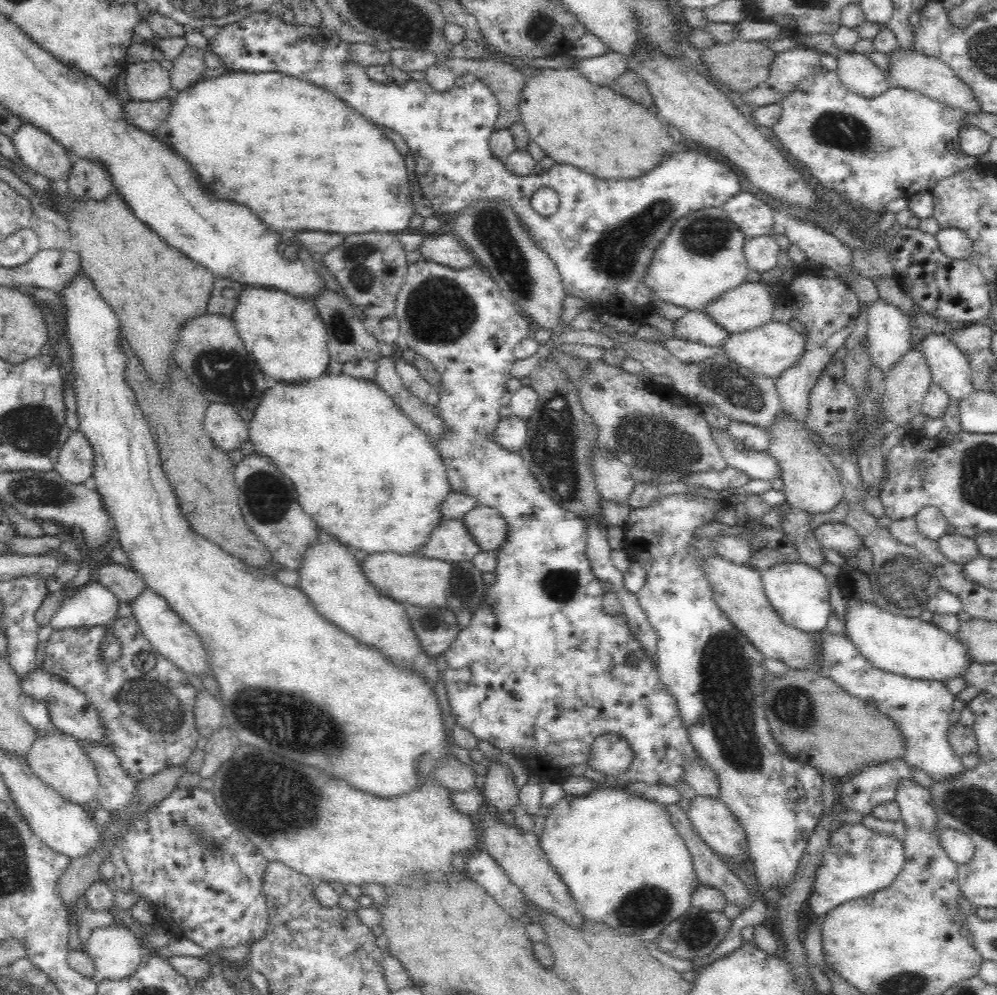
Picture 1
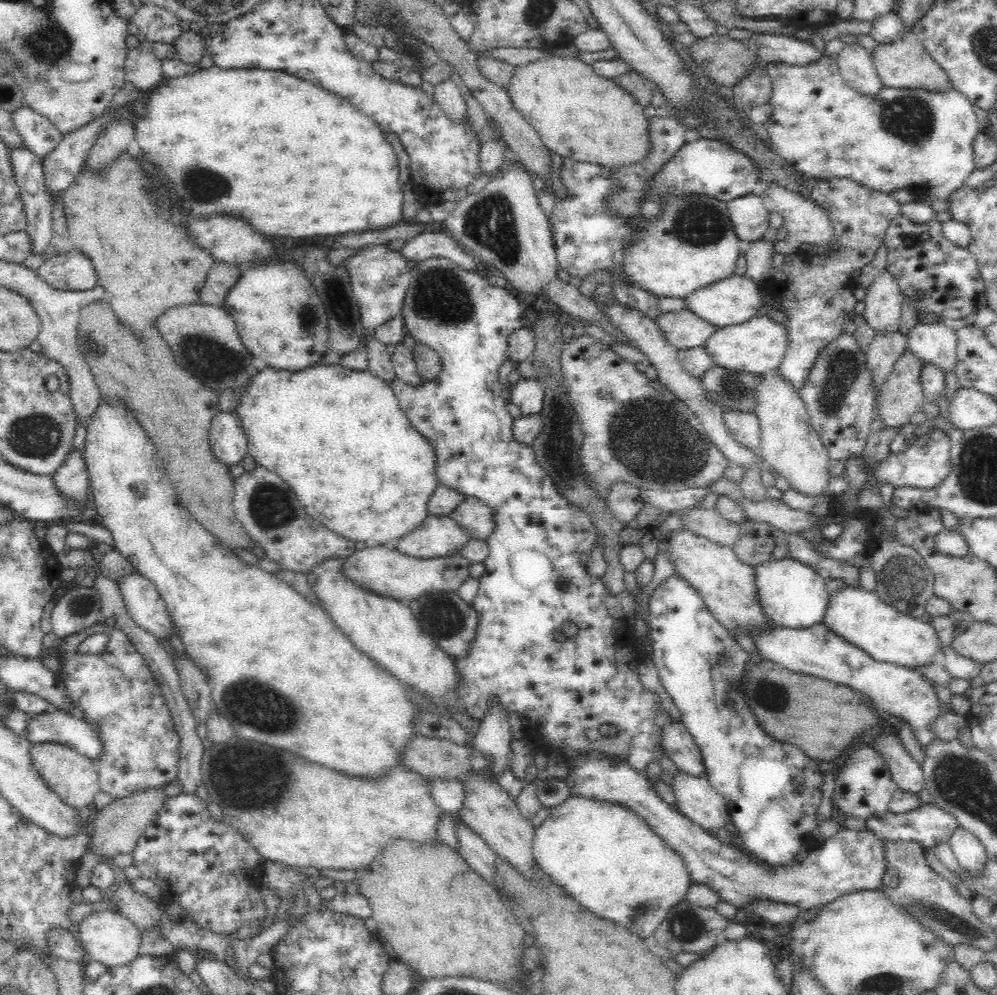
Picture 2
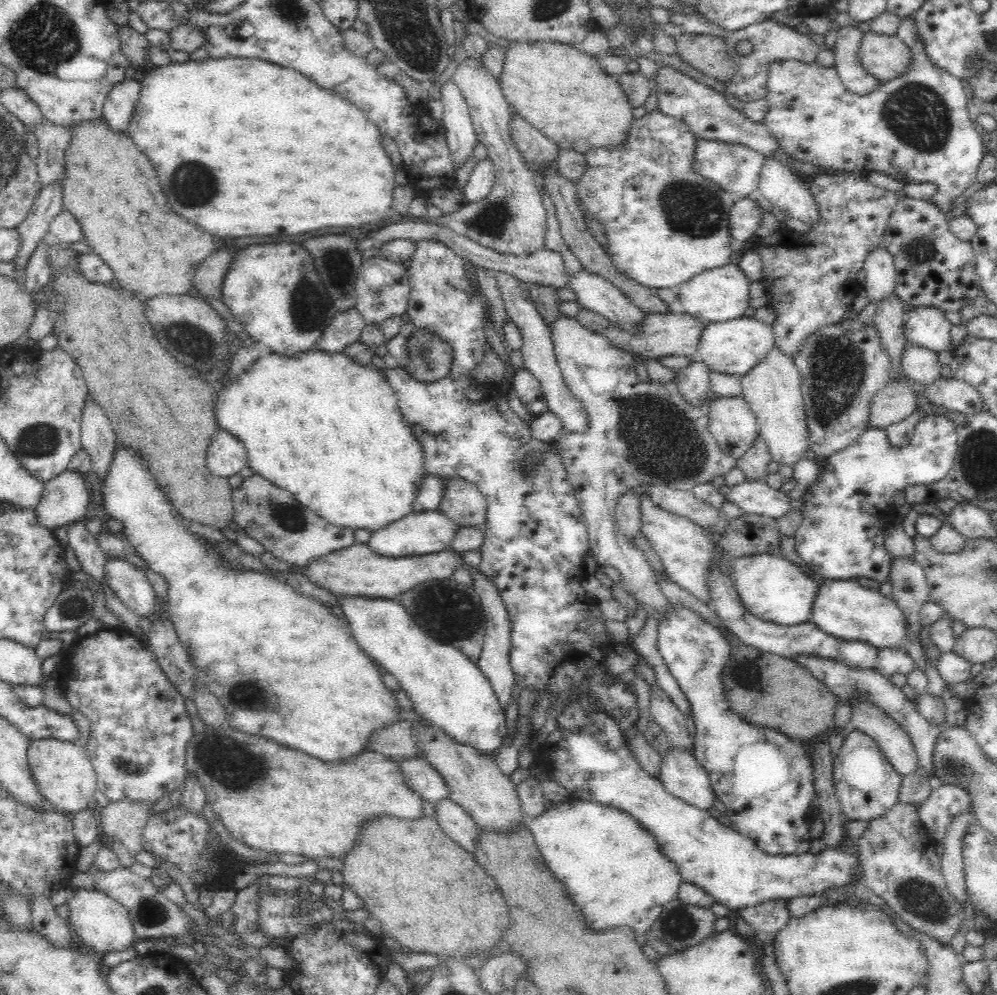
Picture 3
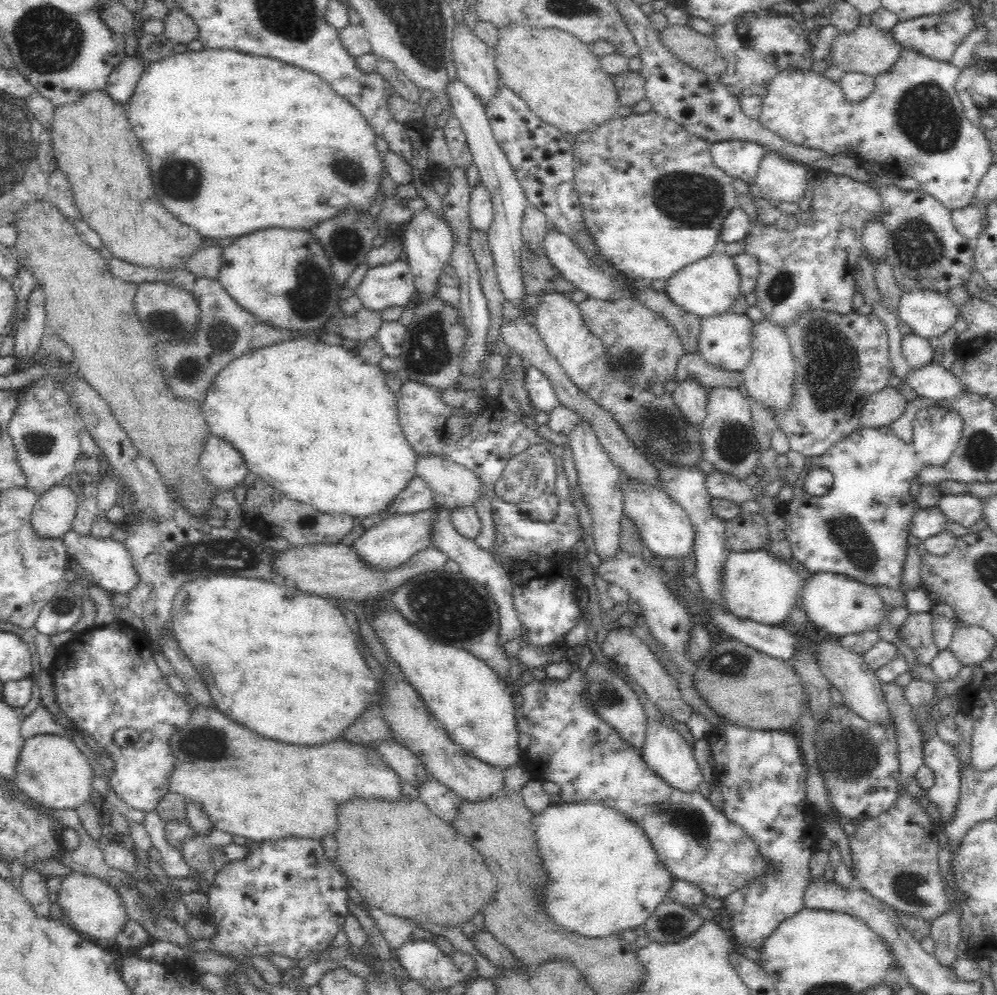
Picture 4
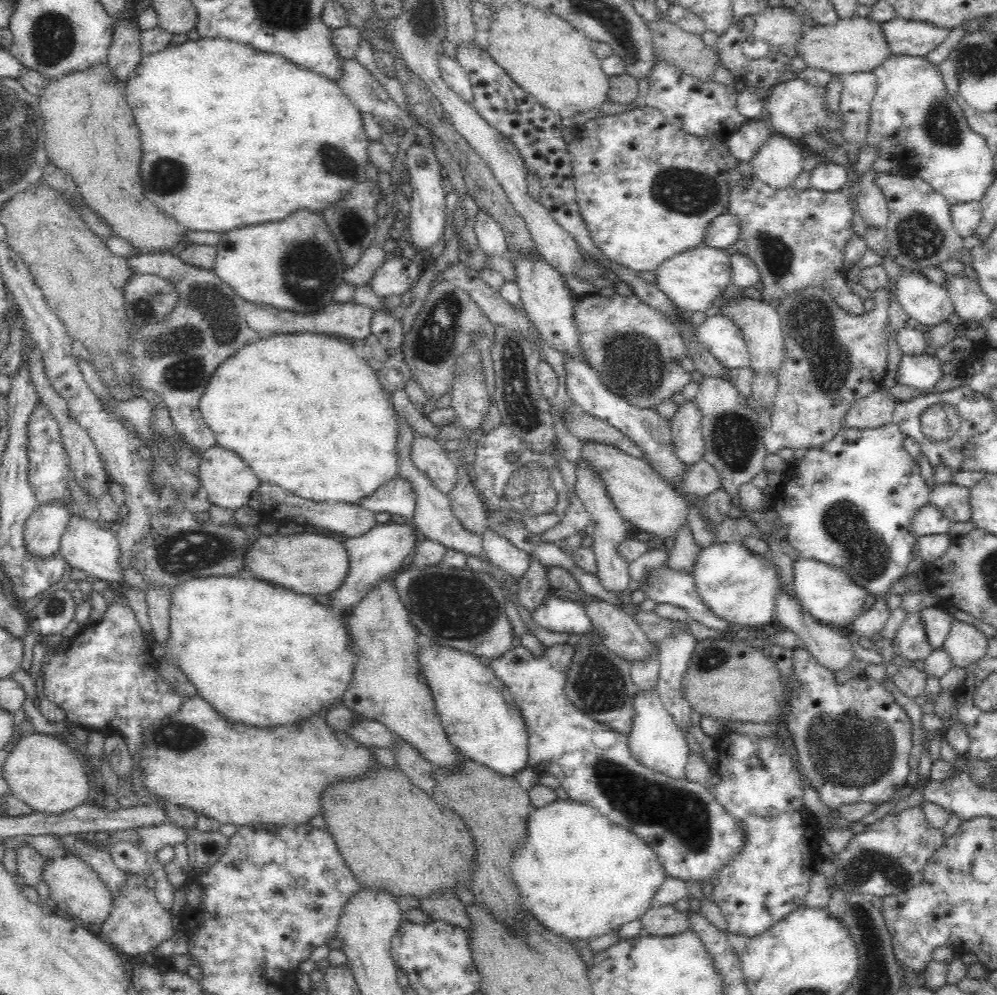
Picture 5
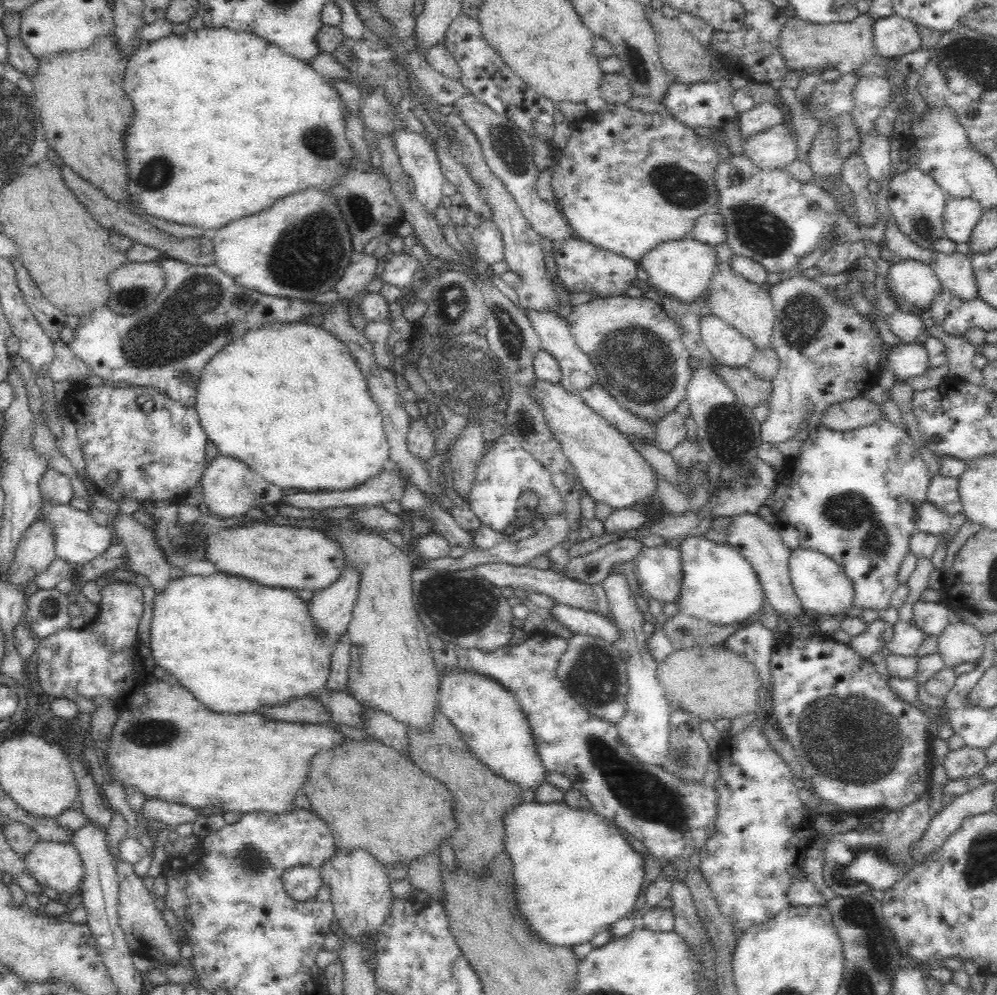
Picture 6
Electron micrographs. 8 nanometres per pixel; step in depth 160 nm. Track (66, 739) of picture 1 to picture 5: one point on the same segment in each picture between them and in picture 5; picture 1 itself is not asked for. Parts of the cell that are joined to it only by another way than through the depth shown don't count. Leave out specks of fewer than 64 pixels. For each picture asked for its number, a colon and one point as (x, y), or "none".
2: (74, 777)
3: (64, 775)
4: (51, 770)
5: (42, 771)

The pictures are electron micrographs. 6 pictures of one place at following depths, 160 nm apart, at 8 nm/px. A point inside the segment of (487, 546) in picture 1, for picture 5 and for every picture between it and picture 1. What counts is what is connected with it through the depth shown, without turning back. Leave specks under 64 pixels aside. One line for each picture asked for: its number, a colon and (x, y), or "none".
2: (477, 519)
3: (462, 503)
4: (453, 486)
5: (428, 456)

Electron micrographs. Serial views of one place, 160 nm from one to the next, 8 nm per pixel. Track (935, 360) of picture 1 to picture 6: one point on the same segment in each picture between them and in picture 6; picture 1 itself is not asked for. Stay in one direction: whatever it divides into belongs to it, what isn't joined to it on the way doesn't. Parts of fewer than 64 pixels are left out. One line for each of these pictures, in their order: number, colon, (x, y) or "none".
2: (936, 344)
3: (926, 327)
4: (929, 315)
5: (926, 303)
6: (915, 282)

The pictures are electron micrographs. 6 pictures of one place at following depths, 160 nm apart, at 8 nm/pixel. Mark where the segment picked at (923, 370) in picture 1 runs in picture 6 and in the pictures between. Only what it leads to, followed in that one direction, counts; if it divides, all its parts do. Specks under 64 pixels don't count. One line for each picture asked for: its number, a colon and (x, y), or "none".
2: (901, 396)
3: (897, 400)
4: (882, 408)
5: (875, 410)
6: (852, 414)

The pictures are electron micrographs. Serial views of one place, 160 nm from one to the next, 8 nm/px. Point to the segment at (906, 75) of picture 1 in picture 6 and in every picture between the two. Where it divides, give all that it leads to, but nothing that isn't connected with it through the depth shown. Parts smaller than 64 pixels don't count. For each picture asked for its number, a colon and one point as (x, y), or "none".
2: (903, 64)
3: (885, 57)
4: (869, 50)
5: (856, 45)
6: (804, 45)

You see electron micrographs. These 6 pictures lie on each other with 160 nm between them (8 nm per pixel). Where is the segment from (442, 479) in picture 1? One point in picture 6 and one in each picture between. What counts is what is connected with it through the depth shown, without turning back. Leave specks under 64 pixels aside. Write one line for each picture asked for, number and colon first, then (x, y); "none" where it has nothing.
2: (339, 438)
3: (327, 429)
4: (313, 420)
5: (306, 412)
6: (289, 400)

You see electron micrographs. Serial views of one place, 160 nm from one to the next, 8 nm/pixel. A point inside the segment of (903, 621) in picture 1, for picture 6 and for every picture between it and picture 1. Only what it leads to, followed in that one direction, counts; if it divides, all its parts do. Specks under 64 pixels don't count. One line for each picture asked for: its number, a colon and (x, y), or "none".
2: (860, 617)
3: (845, 609)
4: (838, 605)
5: (829, 594)
6: (822, 586)

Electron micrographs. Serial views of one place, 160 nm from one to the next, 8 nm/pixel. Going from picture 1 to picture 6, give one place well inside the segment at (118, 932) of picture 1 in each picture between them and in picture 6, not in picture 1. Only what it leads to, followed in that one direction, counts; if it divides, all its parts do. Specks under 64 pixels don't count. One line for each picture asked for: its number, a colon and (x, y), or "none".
2: (109, 938)
3: (100, 923)
4: (90, 906)
5: (75, 886)
6: (55, 864)

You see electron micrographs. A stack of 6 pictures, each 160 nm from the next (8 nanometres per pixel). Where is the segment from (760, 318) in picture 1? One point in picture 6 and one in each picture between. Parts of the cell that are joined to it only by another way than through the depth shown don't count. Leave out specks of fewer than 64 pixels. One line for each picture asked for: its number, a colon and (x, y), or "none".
2: (735, 300)
3: (719, 295)
4: (708, 288)
5: (693, 281)
6: (683, 270)

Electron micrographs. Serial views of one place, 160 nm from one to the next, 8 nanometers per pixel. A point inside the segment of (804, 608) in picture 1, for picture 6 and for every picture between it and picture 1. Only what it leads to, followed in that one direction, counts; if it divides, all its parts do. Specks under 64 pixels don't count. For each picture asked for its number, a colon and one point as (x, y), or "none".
2: (793, 595)
3: (772, 588)
4: (757, 585)
5: (737, 584)
6: (720, 586)

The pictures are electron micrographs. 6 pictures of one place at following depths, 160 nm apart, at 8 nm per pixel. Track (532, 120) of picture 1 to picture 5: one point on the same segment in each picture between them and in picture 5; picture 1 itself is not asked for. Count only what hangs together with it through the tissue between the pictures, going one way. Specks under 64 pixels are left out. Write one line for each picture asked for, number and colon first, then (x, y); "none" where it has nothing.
2: (579, 115)
3: (560, 90)
4: (563, 84)
5: (544, 55)

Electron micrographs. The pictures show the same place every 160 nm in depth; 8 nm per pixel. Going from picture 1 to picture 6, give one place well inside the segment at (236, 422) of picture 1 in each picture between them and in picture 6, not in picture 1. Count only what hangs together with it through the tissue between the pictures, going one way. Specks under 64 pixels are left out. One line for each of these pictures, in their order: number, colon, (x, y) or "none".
2: (228, 441)
3: (226, 455)
4: (222, 465)
5: (227, 481)
6: (230, 488)

